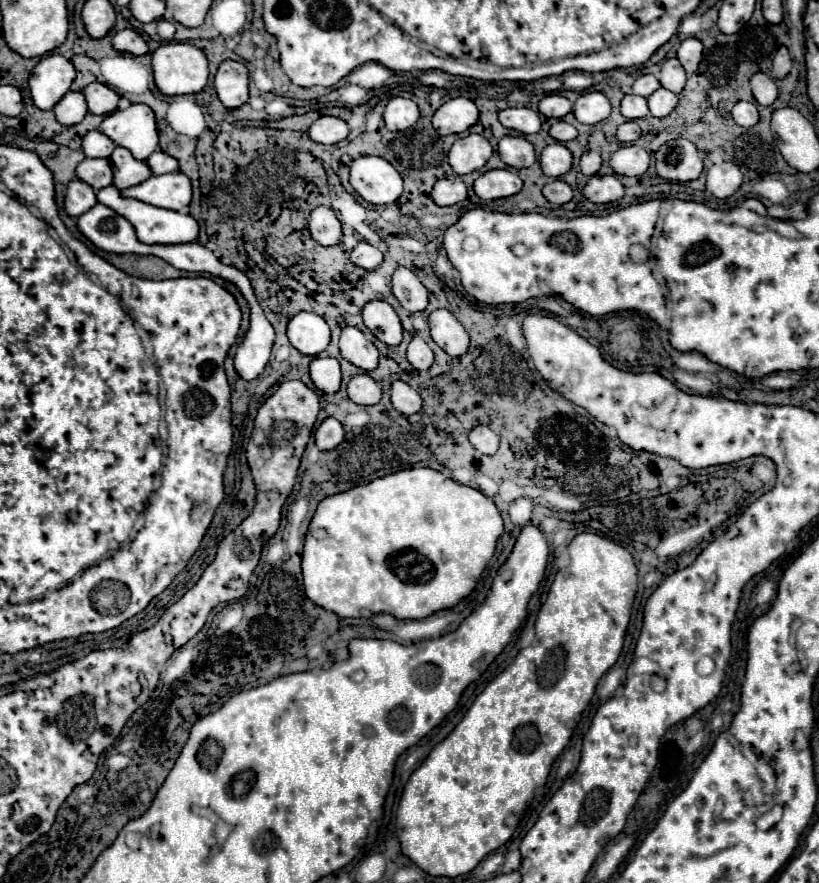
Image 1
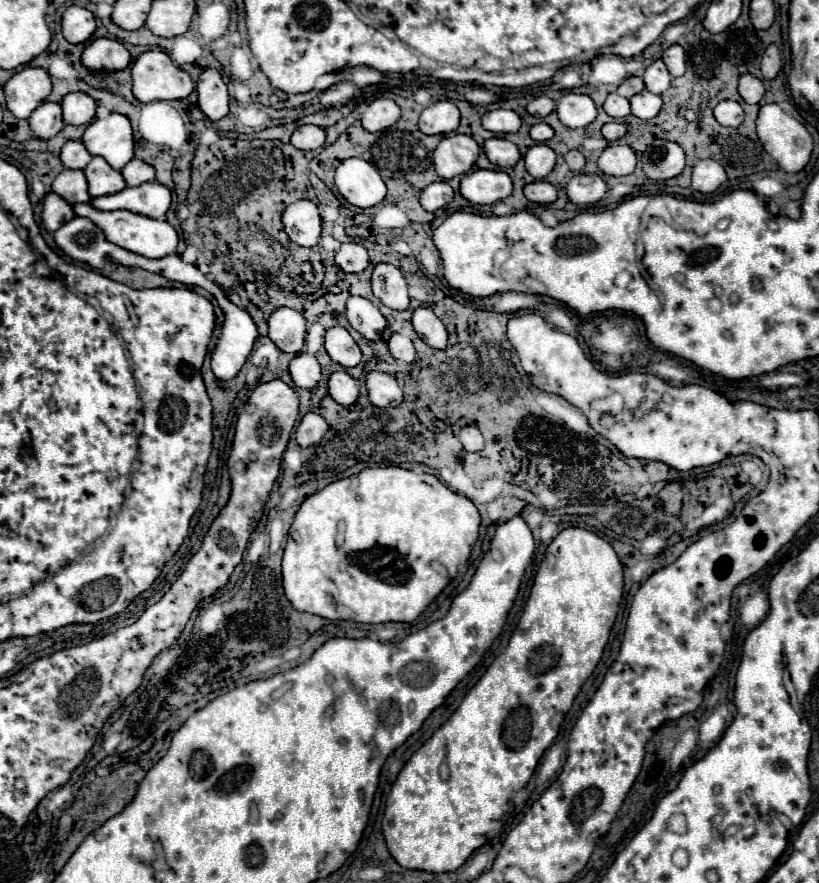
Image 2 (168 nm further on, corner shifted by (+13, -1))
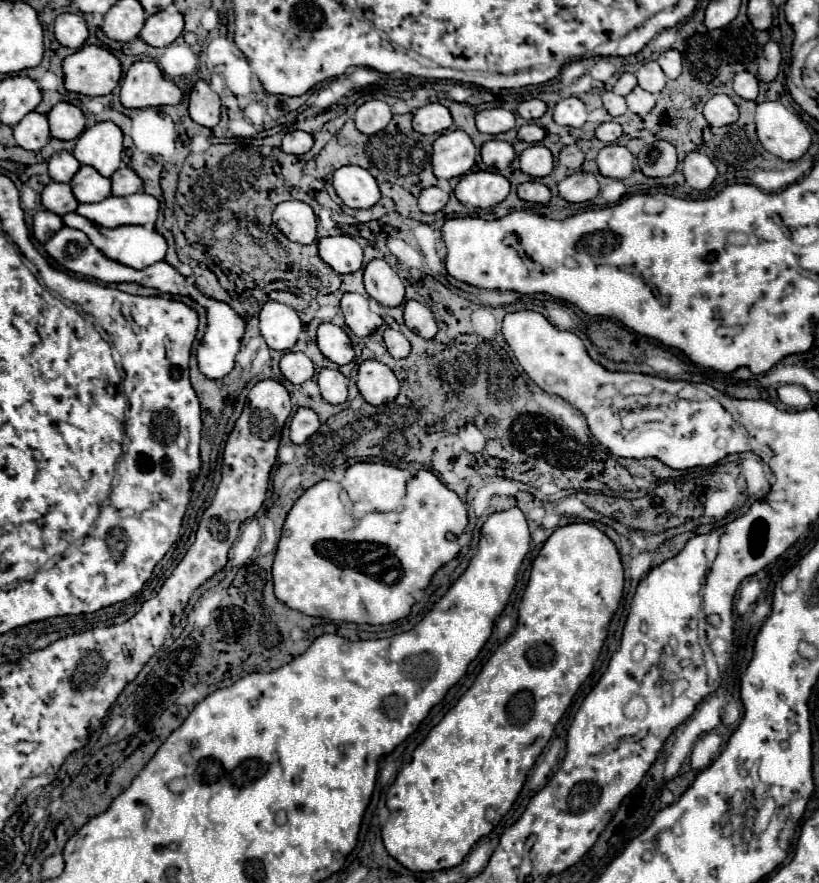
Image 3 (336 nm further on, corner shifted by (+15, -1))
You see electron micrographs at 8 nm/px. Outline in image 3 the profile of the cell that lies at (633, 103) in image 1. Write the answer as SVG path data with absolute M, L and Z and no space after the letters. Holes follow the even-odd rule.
M605 92L605 94L603 94L603 104L605 104L605 110L607 110L611 116L623 116L623 114L627 112L625 98L623 98L623 96L617 96L615 92Z

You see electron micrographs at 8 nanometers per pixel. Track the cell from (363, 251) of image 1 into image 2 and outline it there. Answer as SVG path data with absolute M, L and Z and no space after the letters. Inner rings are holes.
M345 242L335 252L335 264L343 272L357 274L357 272L363 272L369 266L369 254L367 254L365 246L361 246L357 242Z

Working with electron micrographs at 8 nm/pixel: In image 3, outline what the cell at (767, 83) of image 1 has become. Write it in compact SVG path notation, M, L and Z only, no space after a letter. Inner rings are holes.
M747 70L745 72L737 72L735 76L735 82L733 82L733 88L735 92L745 98L745 100L757 100L757 94L759 94L759 82L753 74L749 74Z

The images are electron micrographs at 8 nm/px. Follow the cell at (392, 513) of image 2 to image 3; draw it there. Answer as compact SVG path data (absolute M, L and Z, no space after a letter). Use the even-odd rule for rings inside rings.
M361 462L361 464L349 466L345 472L345 478L341 482L323 480L323 482L311 486L309 490L305 490L305 494L295 502L295 506L287 514L287 520L283 524L281 542L279 542L279 548L275 554L275 562L273 562L275 596L283 604L287 604L289 608L299 610L307 616L321 616L321 618L329 618L329 620L343 620L343 622L357 622L357 624L391 624L395 620L405 618L409 614L411 606L415 604L413 594L417 590L427 588L429 582L433 580L435 572L441 566L445 566L447 562L451 562L453 558L457 558L457 554L461 550L457 538L467 528L467 524L469 524L467 506L431 470L421 470L417 476L411 476L405 470L395 468L395 466L387 466L387 464L367 464L367 462L363 464Z

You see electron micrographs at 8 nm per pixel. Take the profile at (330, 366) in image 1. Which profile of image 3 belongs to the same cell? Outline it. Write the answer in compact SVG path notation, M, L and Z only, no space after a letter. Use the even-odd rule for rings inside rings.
M287 352L281 358L281 372L291 384L303 384L313 378L315 368L313 362L303 352Z

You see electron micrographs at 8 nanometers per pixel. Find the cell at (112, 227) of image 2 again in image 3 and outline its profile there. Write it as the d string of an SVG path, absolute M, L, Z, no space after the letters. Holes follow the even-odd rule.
M77 212L65 214L63 220L65 220L65 226L85 232L89 236L89 240L93 240L93 244L97 248L101 248L101 252L105 252L105 256L113 256L113 260L121 260L121 264L129 264L131 268L137 268L137 270L163 260L167 254L167 242L163 238L163 234L159 234L155 228L145 228L145 226L105 228L105 226L99 226L99 224L87 220L85 216L81 216Z

